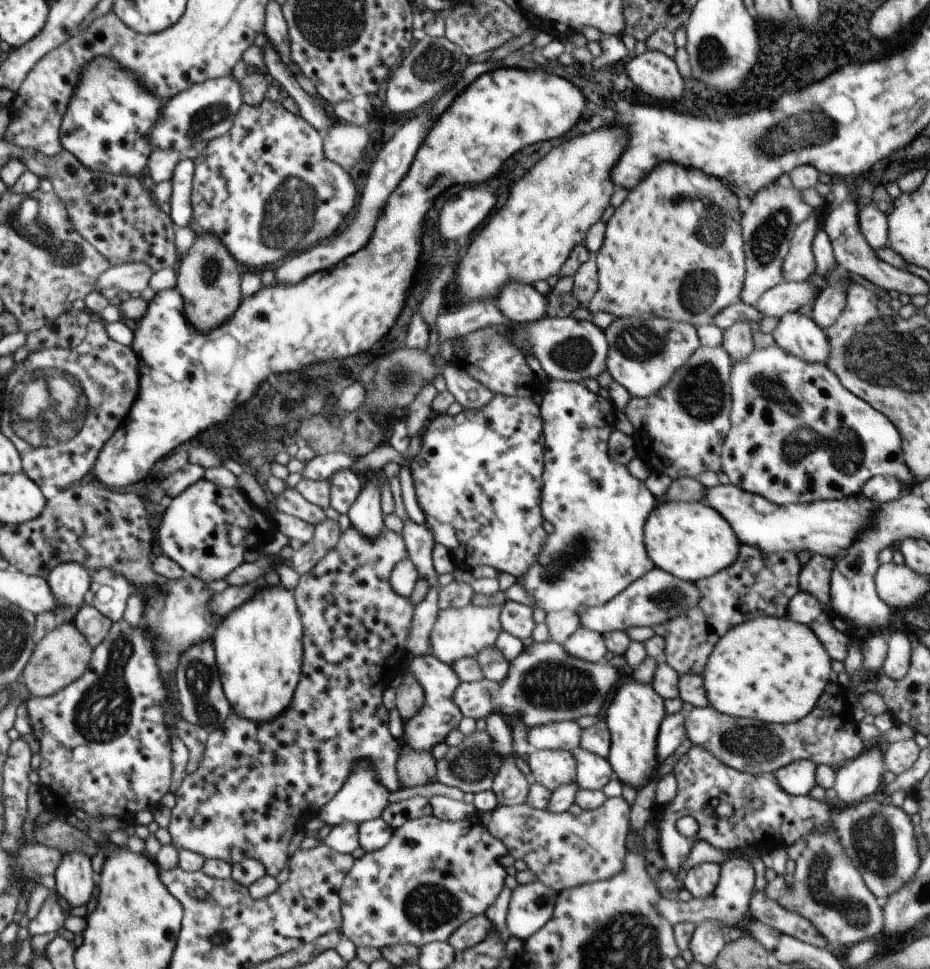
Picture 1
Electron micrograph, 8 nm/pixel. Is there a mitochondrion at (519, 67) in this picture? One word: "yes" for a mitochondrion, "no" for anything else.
no

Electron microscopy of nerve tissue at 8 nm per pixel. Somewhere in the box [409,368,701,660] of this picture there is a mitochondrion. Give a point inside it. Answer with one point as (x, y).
(561, 562)

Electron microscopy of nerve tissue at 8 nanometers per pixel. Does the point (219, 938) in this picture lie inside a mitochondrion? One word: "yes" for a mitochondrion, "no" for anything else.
yes

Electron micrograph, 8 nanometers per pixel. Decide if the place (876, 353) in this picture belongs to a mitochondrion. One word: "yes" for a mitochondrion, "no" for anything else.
yes

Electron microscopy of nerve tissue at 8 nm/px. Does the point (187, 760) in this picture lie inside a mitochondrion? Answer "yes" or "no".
no

